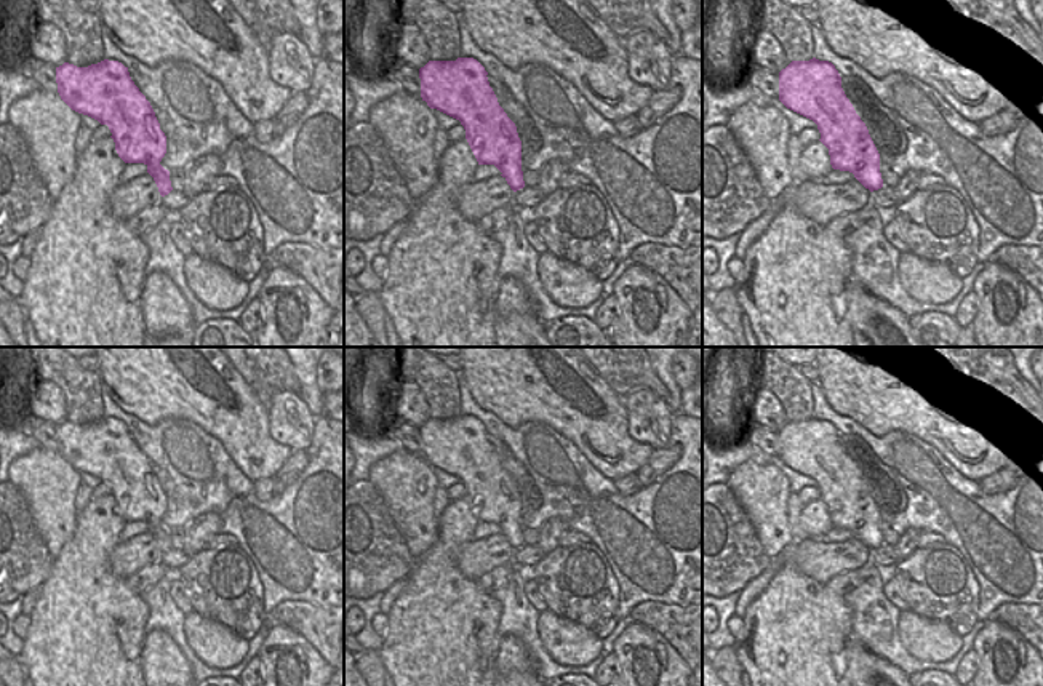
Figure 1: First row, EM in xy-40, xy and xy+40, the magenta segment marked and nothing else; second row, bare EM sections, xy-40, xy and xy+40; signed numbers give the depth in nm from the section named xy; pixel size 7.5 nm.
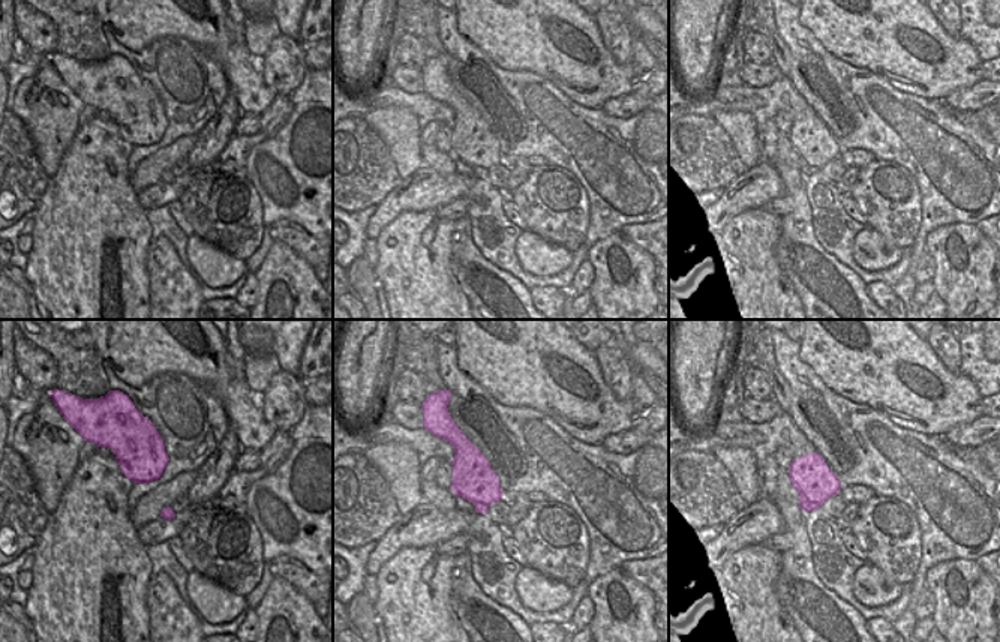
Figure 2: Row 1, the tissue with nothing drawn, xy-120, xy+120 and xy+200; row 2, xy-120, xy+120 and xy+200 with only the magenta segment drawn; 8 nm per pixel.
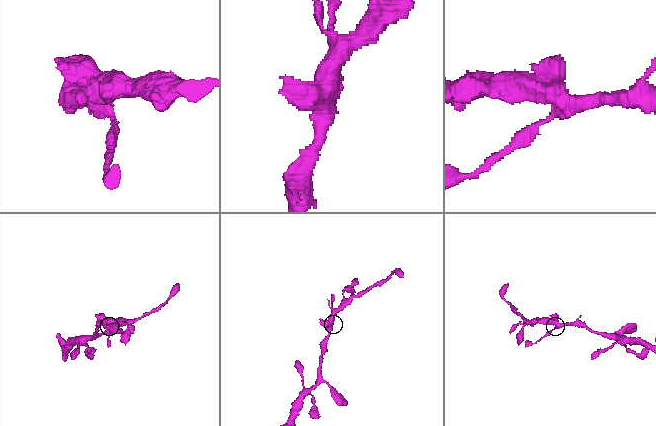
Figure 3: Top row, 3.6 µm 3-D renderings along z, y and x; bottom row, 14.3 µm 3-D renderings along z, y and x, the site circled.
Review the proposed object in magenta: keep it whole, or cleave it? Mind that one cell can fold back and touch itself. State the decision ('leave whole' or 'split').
leave whole

